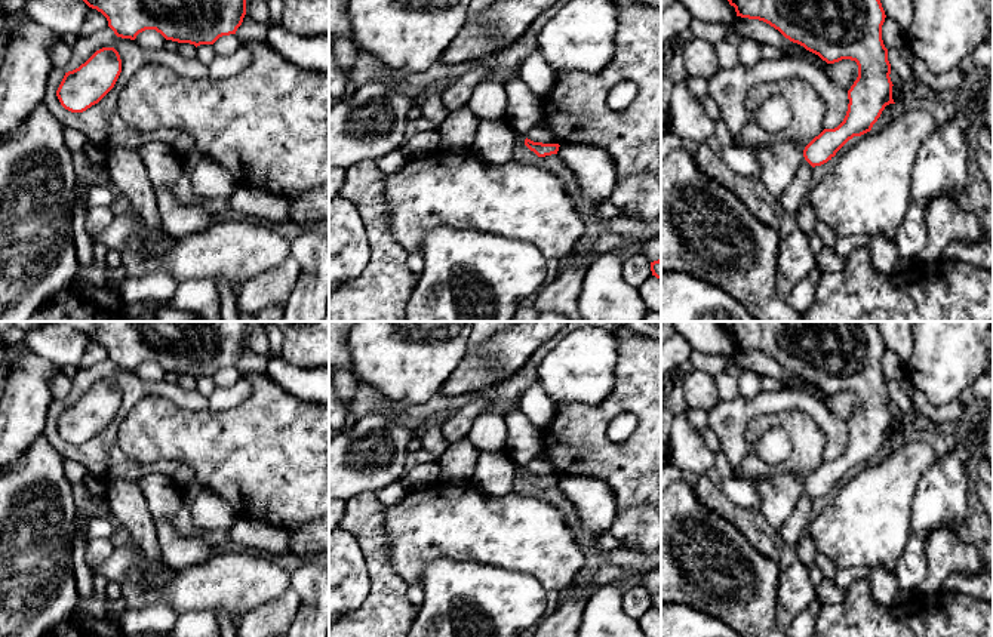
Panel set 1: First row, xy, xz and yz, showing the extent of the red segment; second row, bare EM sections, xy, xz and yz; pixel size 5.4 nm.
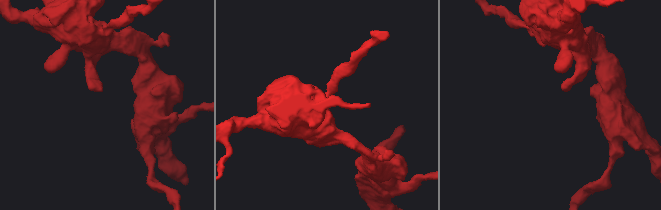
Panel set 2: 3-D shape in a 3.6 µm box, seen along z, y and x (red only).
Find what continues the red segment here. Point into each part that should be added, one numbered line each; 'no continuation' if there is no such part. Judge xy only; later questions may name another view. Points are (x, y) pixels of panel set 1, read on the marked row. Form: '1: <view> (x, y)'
no continuation

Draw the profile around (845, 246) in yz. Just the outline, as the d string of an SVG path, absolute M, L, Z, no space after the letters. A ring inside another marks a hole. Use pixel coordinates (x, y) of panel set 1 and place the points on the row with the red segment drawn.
M857 234L837 239L834 250L839 256L848 259L855 249L867 247L871 236Z

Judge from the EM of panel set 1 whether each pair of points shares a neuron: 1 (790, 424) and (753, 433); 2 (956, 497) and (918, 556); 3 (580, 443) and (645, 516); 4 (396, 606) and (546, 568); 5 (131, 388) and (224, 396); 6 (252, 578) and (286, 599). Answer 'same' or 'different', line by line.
1: same
2: same
3: different
4: different
5: different
6: different

